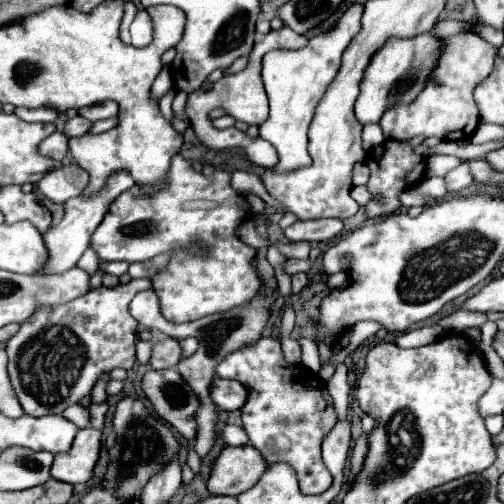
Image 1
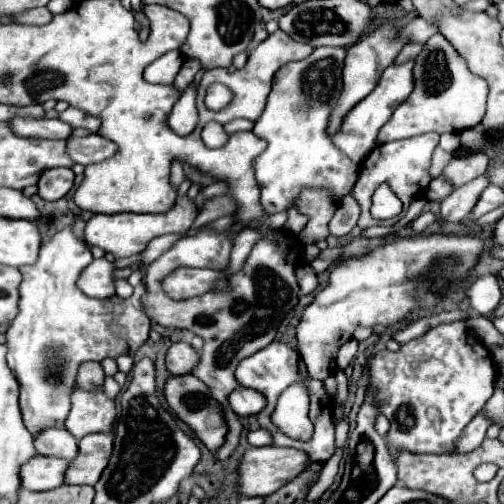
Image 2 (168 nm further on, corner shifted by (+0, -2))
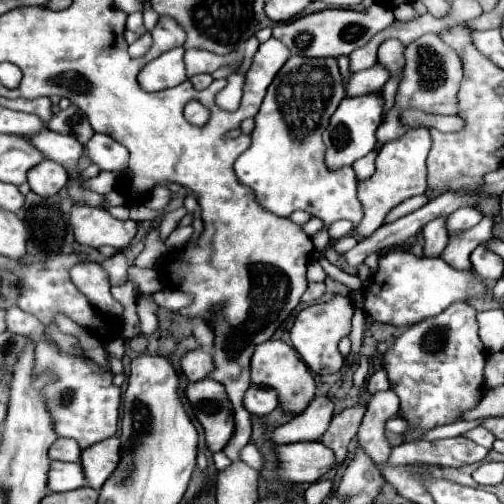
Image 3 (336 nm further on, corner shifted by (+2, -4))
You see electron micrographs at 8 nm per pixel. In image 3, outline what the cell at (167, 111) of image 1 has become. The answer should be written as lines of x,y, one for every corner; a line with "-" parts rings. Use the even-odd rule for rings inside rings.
186,50
184,62
186,62
188,78
190,78
190,76
200,74
200,72
212,74
214,70
218,70
224,64
238,64
238,62
242,62
242,56
238,52
226,54
226,56
218,56
218,54
206,52
206,50

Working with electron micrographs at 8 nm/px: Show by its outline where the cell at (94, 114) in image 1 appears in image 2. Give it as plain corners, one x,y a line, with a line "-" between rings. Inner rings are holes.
66,108
66,110
60,114
60,118
62,118
64,122
72,124
74,128
86,128
86,130
90,130
90,132
96,132
96,130
100,128
100,118
94,118
94,116
86,114
86,112
78,110
78,108

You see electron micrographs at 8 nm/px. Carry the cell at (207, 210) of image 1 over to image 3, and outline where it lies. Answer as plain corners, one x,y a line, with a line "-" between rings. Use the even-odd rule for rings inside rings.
74,206
70,216
76,242
96,248
96,246
114,246
124,250
136,234
136,222
116,220
104,208
92,206

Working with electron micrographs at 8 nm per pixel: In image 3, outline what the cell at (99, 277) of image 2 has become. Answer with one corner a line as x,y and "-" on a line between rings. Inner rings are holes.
118,252
116,256
104,260
102,266
108,270
110,282
114,286
120,286
120,284
124,284
128,280
128,258
126,258
124,252

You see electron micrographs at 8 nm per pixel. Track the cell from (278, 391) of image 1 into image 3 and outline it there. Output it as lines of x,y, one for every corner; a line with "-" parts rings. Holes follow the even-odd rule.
268,340
256,346
252,356
252,382
256,386
276,388
280,396
280,406
292,410
294,414
300,414
302,410
306,410
316,390
316,384
308,366
302,362
302,358
298,358
298,352
282,340

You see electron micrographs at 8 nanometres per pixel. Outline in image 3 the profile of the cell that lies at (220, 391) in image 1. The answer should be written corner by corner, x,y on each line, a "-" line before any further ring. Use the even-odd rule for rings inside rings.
250,386
244,396
244,406
254,416
266,416
274,408
278,408
278,396
274,388
262,388
262,386

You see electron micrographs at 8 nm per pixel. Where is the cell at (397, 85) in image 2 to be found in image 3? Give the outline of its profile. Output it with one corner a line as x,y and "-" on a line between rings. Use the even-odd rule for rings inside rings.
364,94
364,96
356,96
356,98
344,98
340,102
338,110
330,118
328,128
322,134
324,144
326,144
324,162
330,170
338,170
342,166
352,166
356,160
364,158
368,152
374,150
374,146
376,146
374,134
382,122
382,106
384,106
384,100
380,94
376,94
376,96

